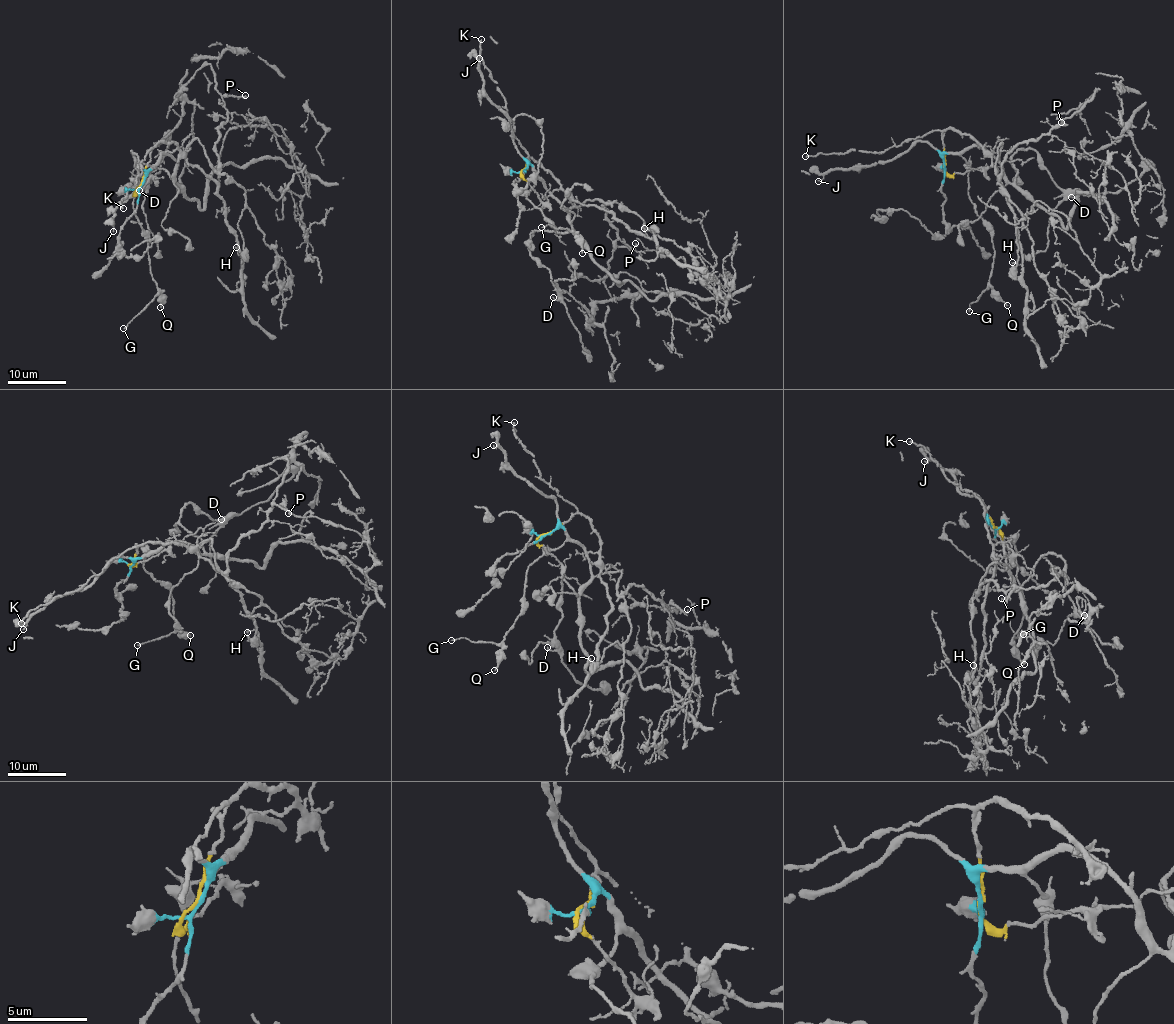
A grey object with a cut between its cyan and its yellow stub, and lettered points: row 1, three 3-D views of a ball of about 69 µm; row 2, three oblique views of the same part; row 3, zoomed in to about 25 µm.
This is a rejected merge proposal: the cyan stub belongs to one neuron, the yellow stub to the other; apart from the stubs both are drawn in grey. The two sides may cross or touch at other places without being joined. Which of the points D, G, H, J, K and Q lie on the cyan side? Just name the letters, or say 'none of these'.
D, G, J, Q

